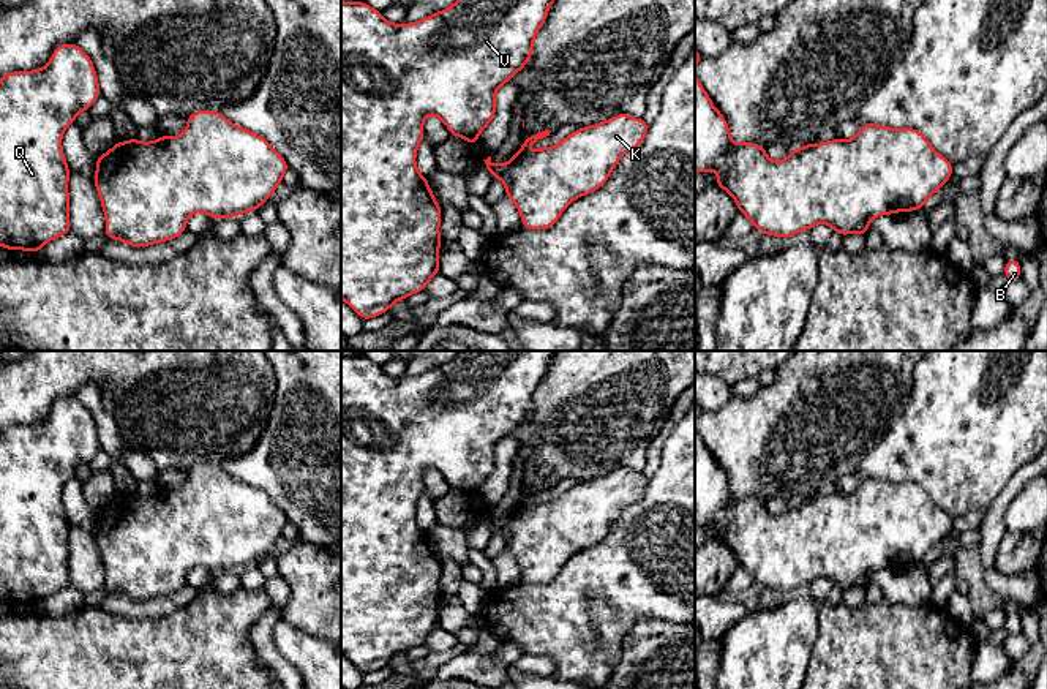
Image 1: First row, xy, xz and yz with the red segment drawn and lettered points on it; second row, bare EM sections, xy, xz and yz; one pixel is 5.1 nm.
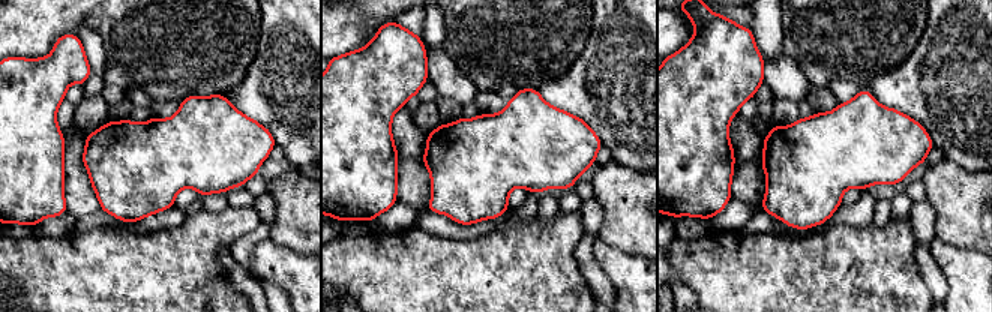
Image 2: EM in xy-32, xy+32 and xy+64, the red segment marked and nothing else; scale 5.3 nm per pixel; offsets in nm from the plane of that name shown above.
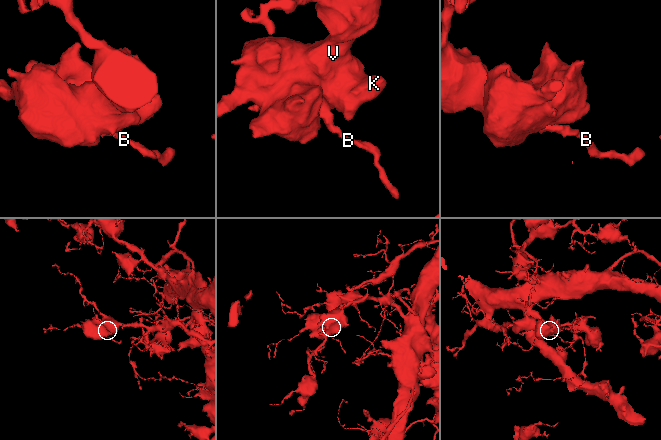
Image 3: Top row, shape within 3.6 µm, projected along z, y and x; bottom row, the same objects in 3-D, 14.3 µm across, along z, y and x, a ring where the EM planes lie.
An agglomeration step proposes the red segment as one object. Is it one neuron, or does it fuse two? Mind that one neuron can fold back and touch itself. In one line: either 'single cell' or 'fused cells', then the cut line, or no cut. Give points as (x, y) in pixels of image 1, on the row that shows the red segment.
single cell | no cut

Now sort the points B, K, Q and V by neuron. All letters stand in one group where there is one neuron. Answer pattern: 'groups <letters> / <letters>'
groups B K Q V

